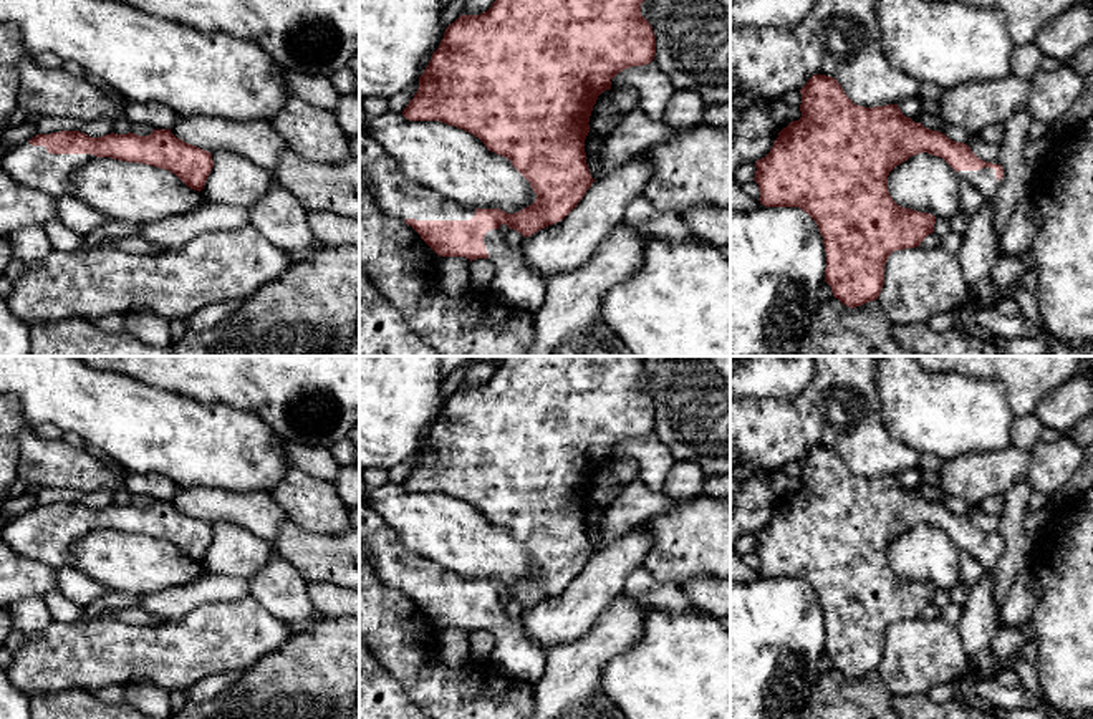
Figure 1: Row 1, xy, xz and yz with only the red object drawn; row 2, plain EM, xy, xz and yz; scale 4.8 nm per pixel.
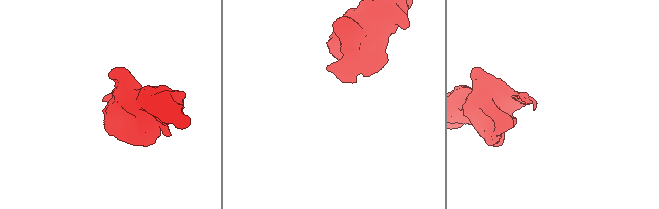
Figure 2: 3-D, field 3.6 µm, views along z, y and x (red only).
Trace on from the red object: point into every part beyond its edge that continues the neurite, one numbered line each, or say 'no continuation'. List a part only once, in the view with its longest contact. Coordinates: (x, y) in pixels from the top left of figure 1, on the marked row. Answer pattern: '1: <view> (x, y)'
1: xz (398, 196)

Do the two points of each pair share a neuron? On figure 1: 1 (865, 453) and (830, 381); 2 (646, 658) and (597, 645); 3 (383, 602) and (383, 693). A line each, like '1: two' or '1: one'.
1: one
2: two
3: two

